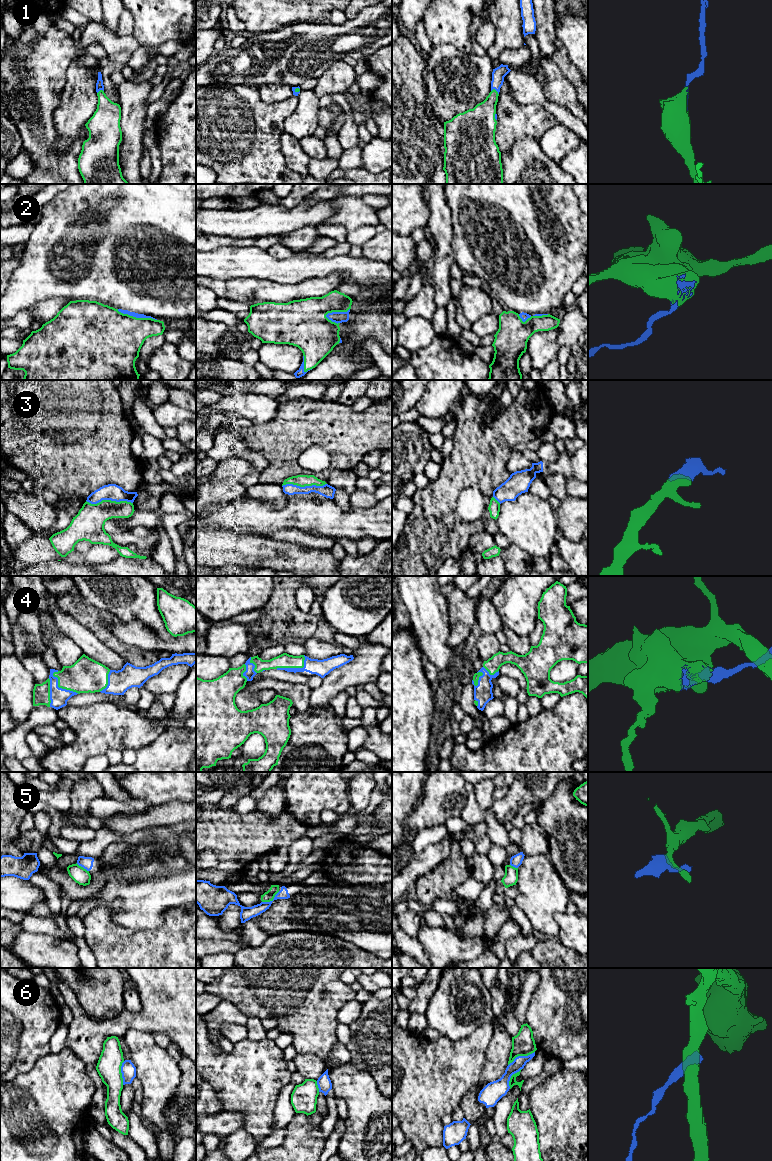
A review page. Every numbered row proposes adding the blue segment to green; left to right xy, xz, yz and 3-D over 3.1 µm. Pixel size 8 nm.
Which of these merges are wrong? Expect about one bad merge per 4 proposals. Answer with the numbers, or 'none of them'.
5, 6

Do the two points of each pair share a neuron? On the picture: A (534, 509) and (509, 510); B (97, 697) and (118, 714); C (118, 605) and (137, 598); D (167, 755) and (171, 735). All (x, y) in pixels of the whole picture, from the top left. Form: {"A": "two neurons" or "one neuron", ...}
{"A": "one neuron", "B": "two neurons", "C": "one neuron", "D": "one neuron"}

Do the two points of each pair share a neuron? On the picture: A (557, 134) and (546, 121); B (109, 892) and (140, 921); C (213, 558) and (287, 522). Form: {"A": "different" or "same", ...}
{"A": "different", "B": "same", "C": "different"}

